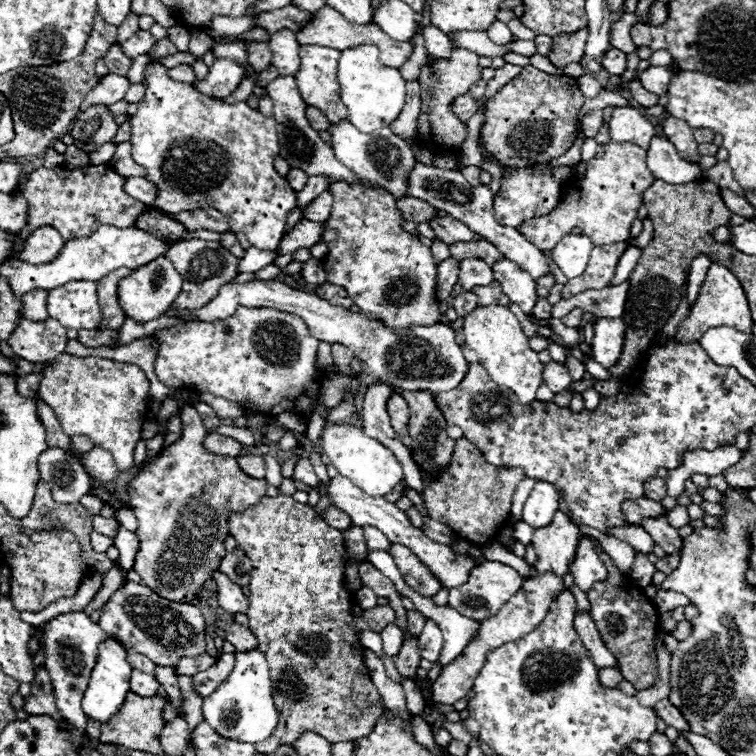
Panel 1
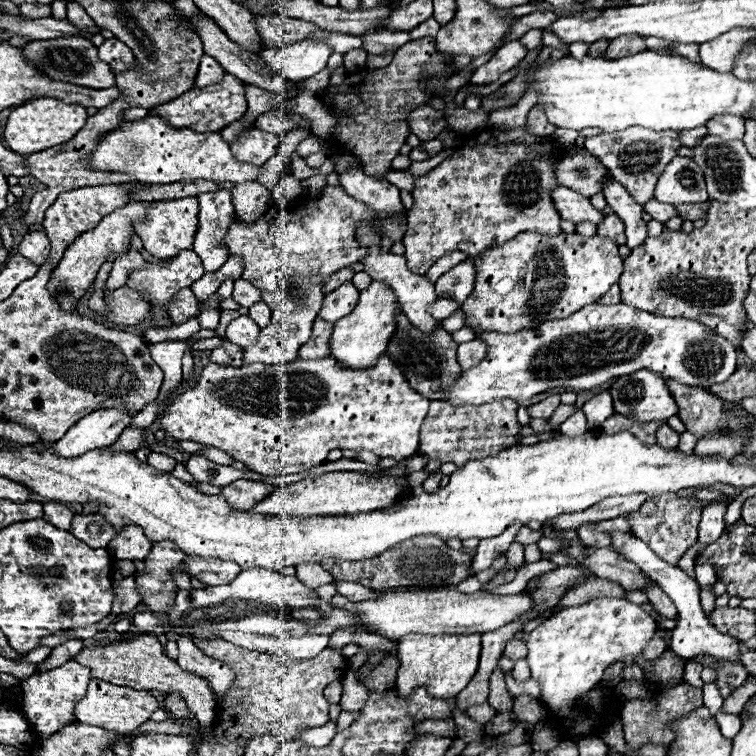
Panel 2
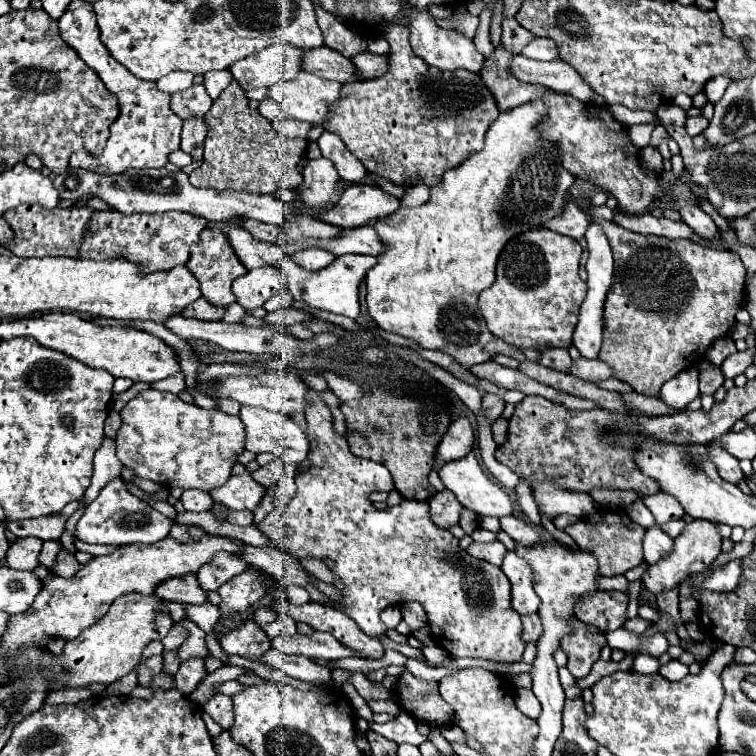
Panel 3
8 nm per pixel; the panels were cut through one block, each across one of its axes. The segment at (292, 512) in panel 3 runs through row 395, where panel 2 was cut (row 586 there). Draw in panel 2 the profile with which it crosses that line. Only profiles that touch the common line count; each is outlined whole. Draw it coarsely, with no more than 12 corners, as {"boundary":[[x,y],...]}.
{"boundary":[[320,564],[296,566],[296,576],[310,588],[334,580]]}

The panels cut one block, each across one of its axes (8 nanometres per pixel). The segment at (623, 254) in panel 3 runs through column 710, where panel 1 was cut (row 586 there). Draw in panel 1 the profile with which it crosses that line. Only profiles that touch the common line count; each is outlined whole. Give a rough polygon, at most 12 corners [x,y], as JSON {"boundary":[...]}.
{"boundary":[[292,496],[232,514],[246,614],[280,716],[364,738],[384,704],[352,616],[342,532]]}

